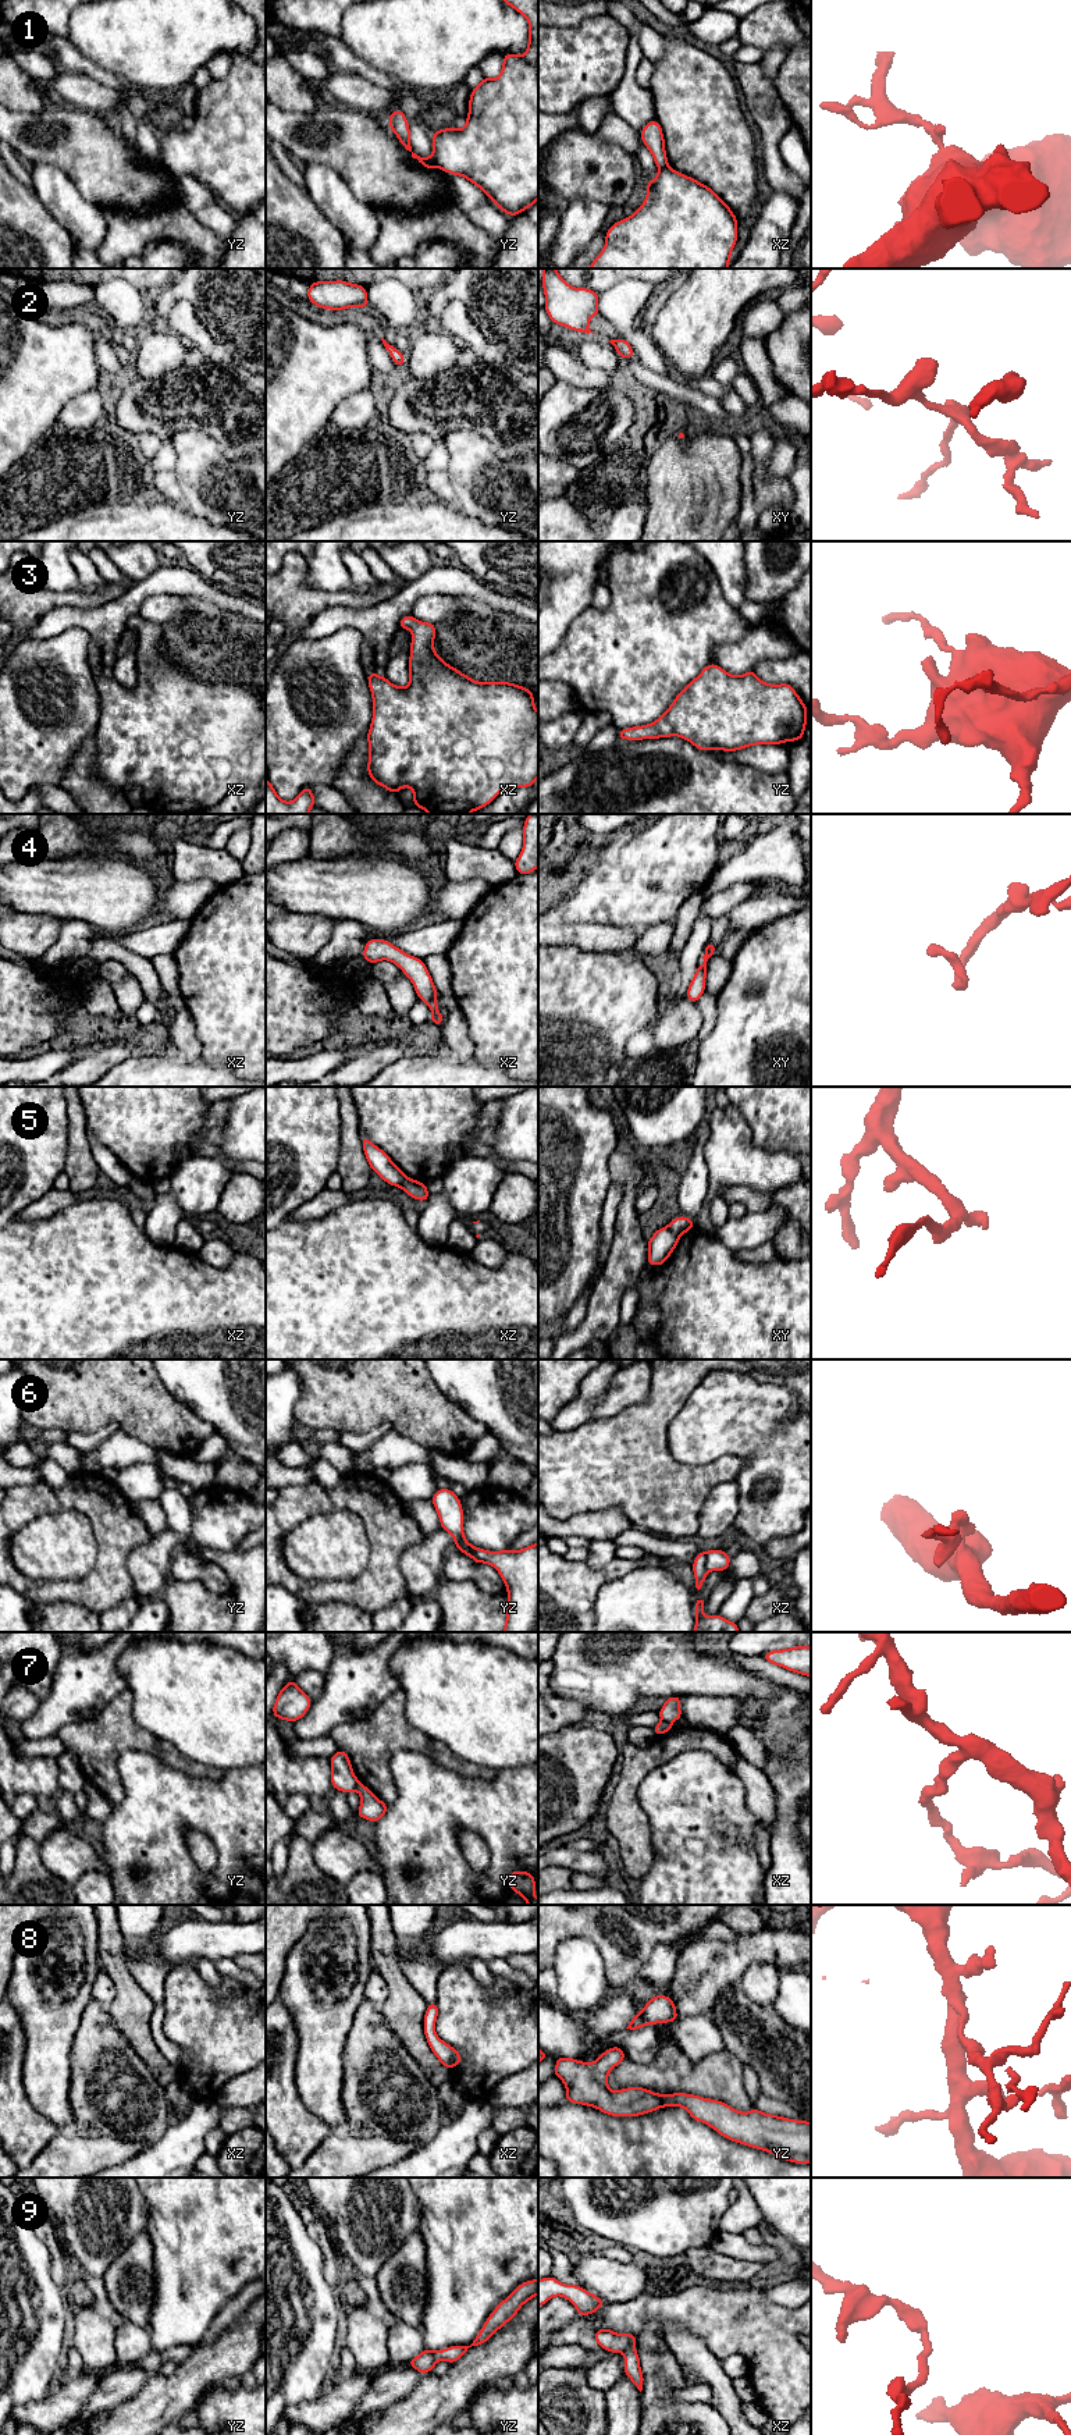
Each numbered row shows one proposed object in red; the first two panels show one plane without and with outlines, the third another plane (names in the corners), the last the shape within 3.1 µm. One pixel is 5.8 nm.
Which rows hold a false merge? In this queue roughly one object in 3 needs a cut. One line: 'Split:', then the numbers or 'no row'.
Split: 1, 5, 6, 7

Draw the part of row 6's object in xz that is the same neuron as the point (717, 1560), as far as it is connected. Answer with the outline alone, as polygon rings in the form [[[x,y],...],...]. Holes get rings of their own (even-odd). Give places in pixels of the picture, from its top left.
[[[720,1549],[707,1551],[708,1571],[727,1571],[732,1558]]]

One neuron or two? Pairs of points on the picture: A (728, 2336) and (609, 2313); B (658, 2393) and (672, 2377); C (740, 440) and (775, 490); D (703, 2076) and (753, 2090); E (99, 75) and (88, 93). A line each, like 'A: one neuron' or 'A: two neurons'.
A: one neuron
B: one neuron
C: two neurons
D: two neurons
E: two neurons

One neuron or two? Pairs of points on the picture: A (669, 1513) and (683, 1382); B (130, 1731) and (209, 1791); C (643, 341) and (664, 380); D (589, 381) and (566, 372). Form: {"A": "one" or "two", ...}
{"A": "one", "B": "two", "C": "two", "D": "one"}

